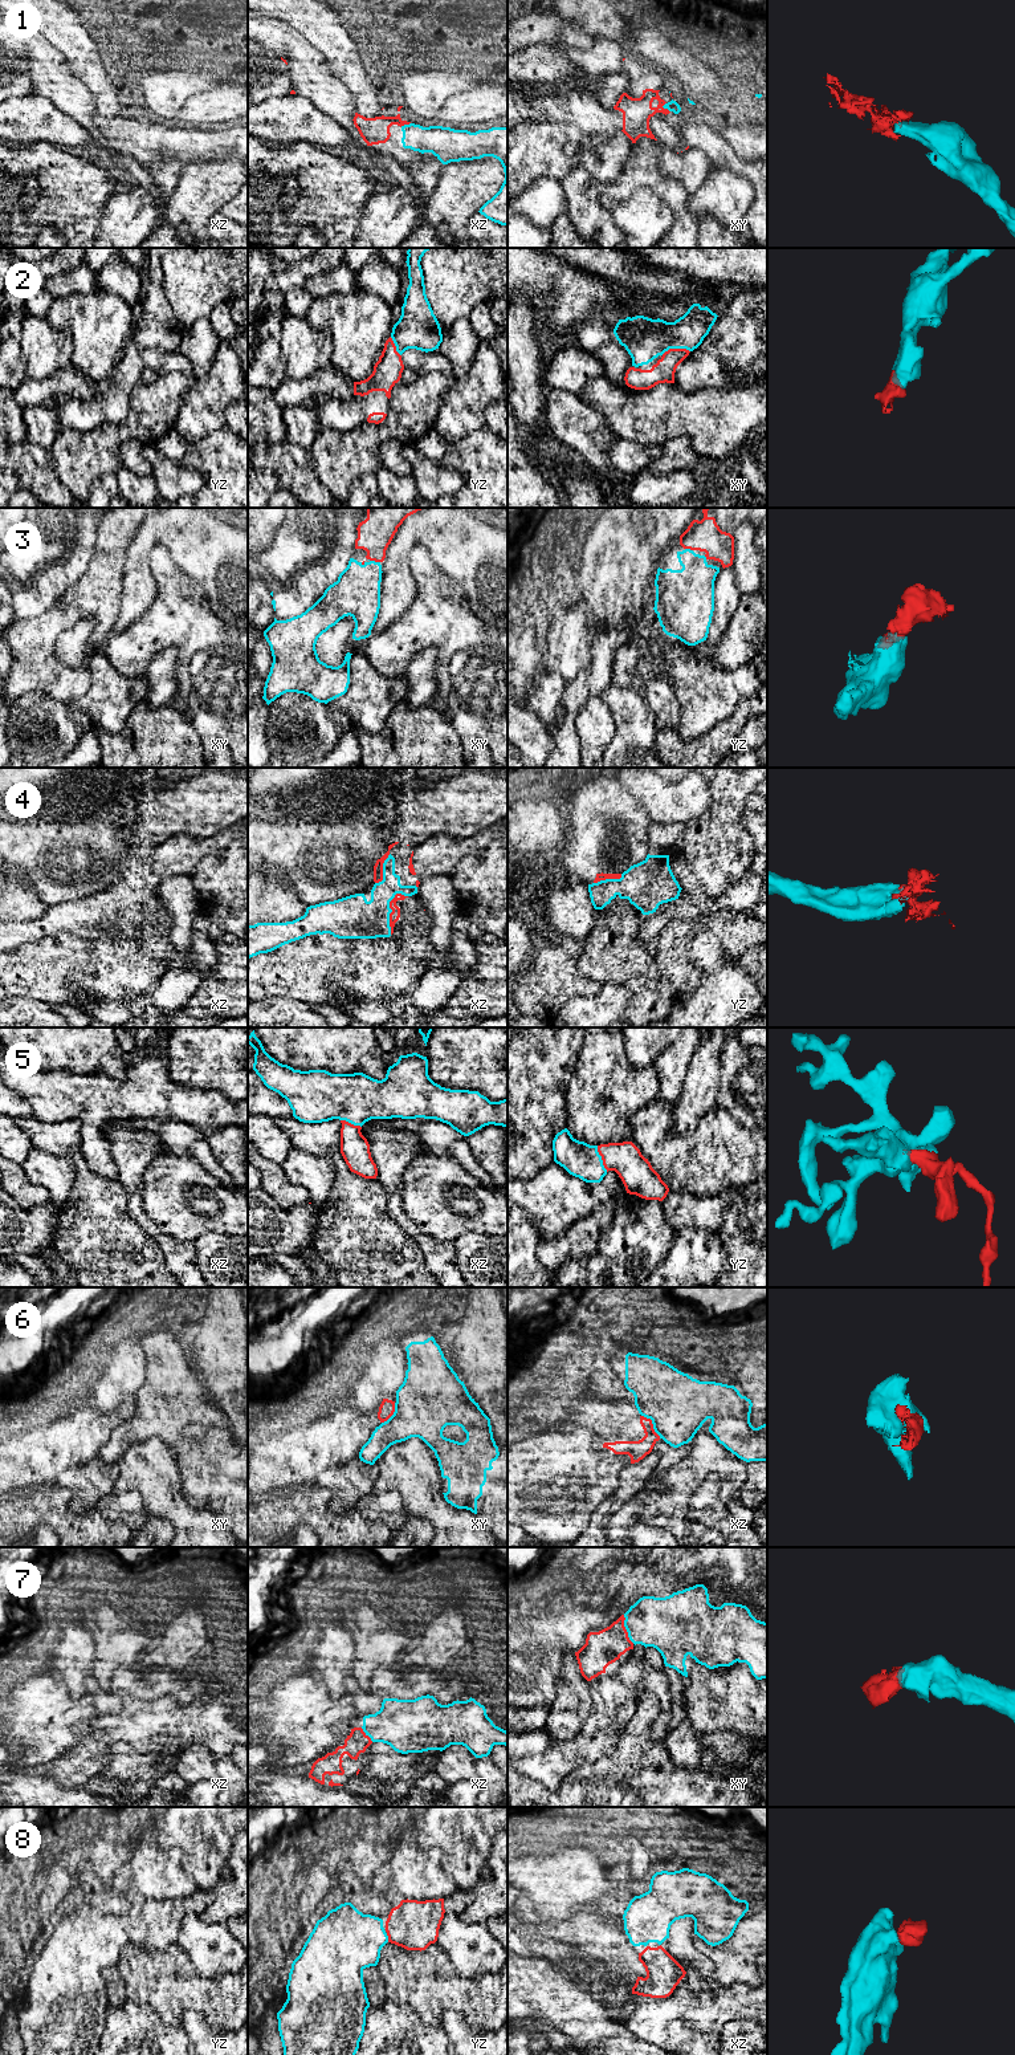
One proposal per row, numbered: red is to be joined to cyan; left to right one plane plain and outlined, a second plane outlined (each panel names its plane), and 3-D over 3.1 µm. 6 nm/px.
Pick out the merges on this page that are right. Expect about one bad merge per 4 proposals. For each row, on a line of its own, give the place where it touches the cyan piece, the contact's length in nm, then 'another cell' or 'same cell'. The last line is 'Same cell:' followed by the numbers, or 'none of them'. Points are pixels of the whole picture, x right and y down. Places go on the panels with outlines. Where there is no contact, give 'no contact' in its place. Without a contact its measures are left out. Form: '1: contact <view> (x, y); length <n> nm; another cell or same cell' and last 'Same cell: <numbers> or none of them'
1: contact xy (664, 108); length 70 nm; same cell
2: contact xy (675, 348); length 180 nm; same cell
3: contact xy (374, 561); length 80 nm; same cell
4: contact xz (391, 911); length 260 nm; same cell
5: contact yz (600, 1159); length 170 nm; same cell
6: contact xz (652, 1423); length 180 nm; another cell
7: contact xy (626, 1628); length 190 nm; same cell
8: contact yz (387, 1937); length 60 nm; same cell
Same cell: 1, 2, 3, 4, 5, 7, 8

